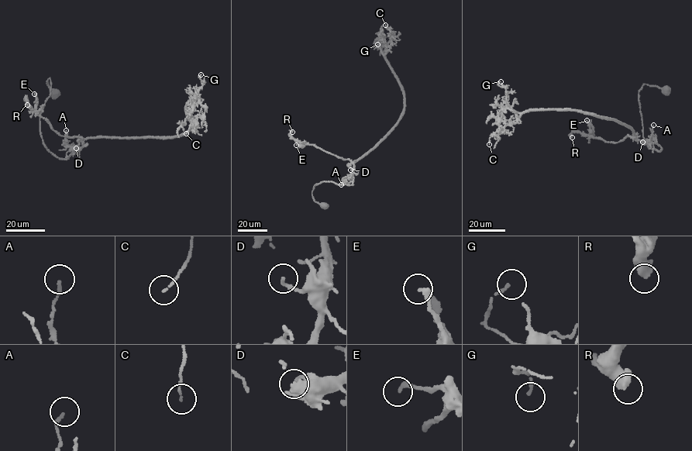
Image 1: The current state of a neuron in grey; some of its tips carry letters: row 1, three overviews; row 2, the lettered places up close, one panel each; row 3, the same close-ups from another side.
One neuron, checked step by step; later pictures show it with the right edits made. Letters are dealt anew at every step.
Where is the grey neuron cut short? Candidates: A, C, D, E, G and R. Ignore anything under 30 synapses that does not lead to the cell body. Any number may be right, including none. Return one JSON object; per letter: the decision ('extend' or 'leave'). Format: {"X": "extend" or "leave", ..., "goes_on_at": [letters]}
{"A": "leave", "C": "leave", "D": "leave", "E": "leave", "G": "leave", "R": "leave", "goes_on_at": []}

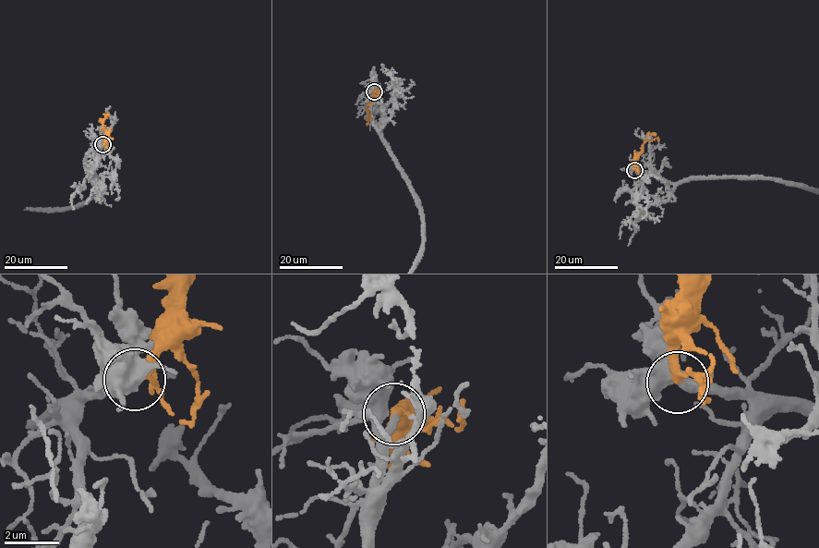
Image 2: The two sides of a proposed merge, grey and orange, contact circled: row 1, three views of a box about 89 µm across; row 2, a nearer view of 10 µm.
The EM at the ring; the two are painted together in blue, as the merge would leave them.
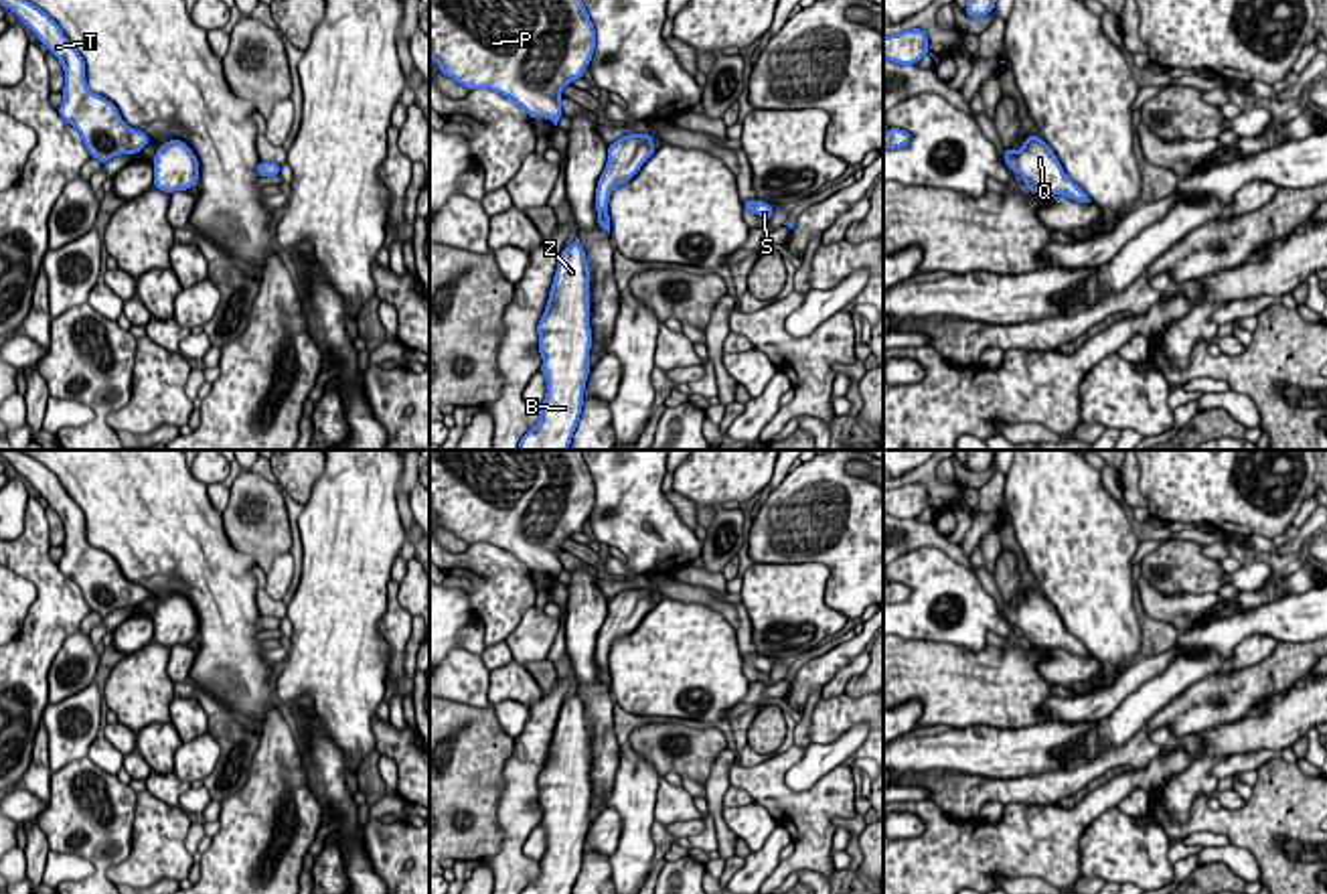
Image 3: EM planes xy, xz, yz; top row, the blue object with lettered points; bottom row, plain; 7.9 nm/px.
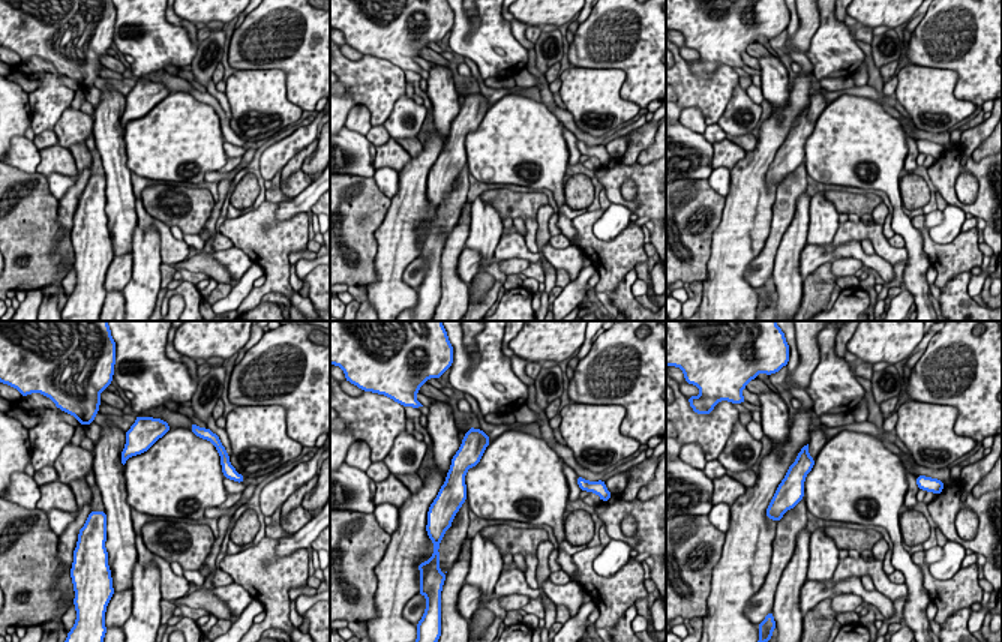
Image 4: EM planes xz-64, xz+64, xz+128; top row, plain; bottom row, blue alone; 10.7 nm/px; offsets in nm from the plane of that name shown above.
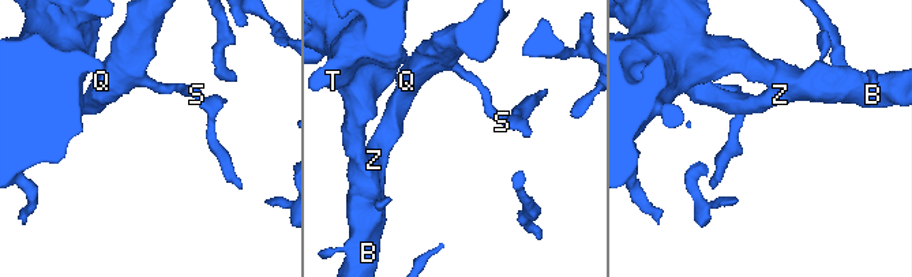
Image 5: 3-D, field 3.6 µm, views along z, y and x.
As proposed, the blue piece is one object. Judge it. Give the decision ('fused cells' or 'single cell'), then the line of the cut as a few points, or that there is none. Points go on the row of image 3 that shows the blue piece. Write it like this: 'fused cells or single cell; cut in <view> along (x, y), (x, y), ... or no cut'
single cell; no cut

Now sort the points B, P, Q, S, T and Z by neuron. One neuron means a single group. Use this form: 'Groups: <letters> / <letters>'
Groups: B P Q S T Z

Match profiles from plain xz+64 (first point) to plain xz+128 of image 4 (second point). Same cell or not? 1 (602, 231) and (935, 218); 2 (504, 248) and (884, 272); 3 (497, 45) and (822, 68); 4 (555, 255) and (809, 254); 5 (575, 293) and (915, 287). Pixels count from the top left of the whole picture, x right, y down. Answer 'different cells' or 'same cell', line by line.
1: different cells
2: same cell
3: same cell
4: same cell
5: different cells

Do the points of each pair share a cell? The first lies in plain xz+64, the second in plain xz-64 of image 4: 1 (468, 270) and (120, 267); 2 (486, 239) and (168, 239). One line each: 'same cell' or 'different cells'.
1: same cell
2: different cells

